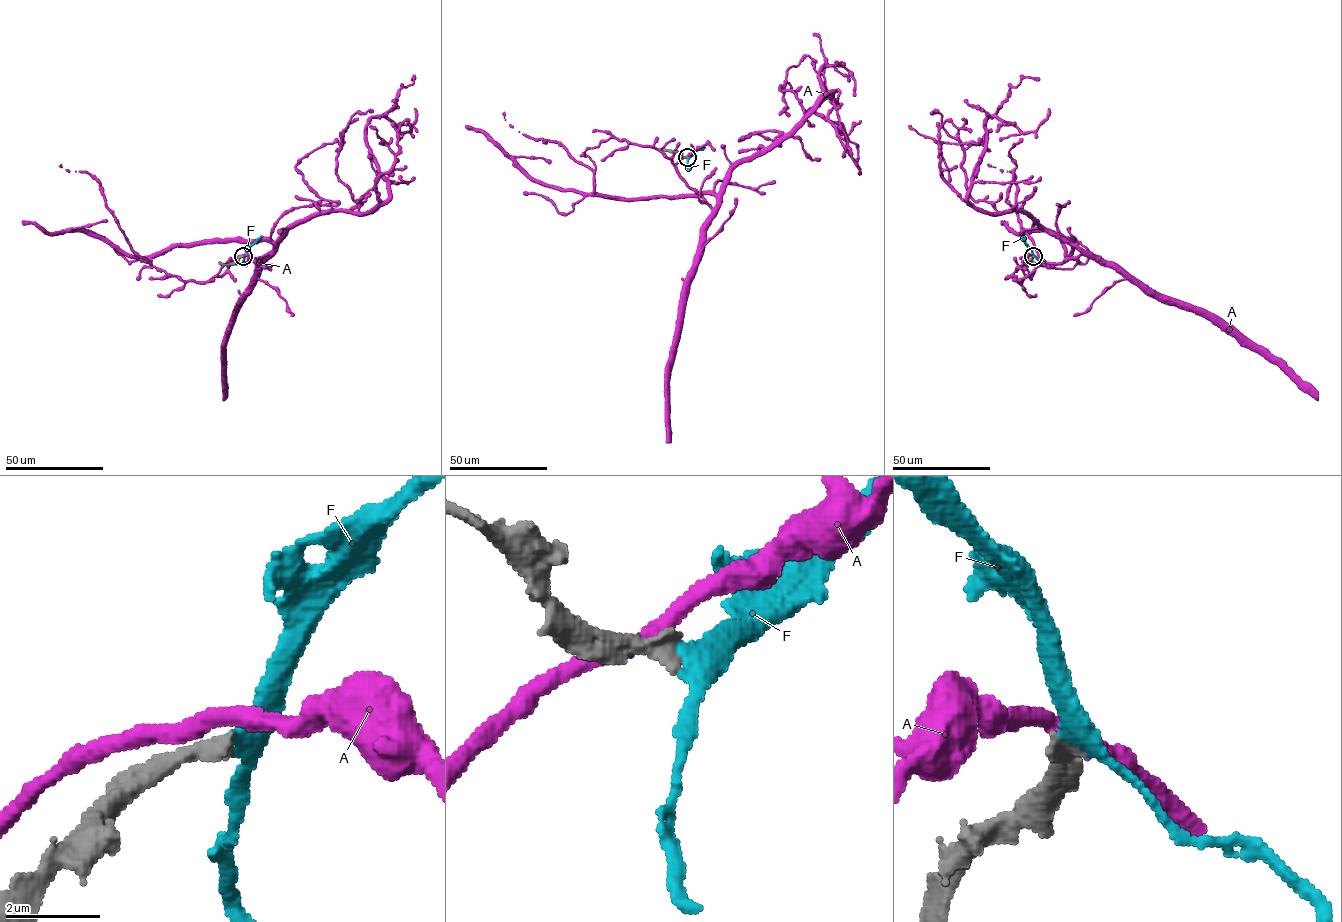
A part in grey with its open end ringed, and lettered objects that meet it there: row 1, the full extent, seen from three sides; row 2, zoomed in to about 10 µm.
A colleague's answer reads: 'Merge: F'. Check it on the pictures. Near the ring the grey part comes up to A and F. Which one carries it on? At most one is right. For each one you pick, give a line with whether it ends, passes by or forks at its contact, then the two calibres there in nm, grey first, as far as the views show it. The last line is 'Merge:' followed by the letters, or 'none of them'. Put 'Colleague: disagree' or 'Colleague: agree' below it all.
F: it passes by; 380 nm thick on the grey side, 280 nm on the other
Merge: F
Colleague: agree

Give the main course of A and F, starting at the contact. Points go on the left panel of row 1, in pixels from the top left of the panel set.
A: (242, 255), (313, 216), (377, 208), (389, 186), (367, 122), (407, 132), (414, 108)
F: (243, 256), (261, 236)

